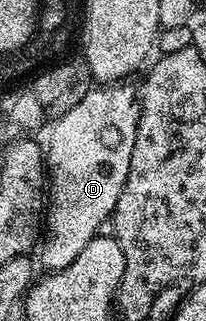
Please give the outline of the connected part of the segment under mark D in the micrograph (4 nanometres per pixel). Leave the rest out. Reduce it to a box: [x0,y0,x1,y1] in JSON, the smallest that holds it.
[37,81,139,273]

